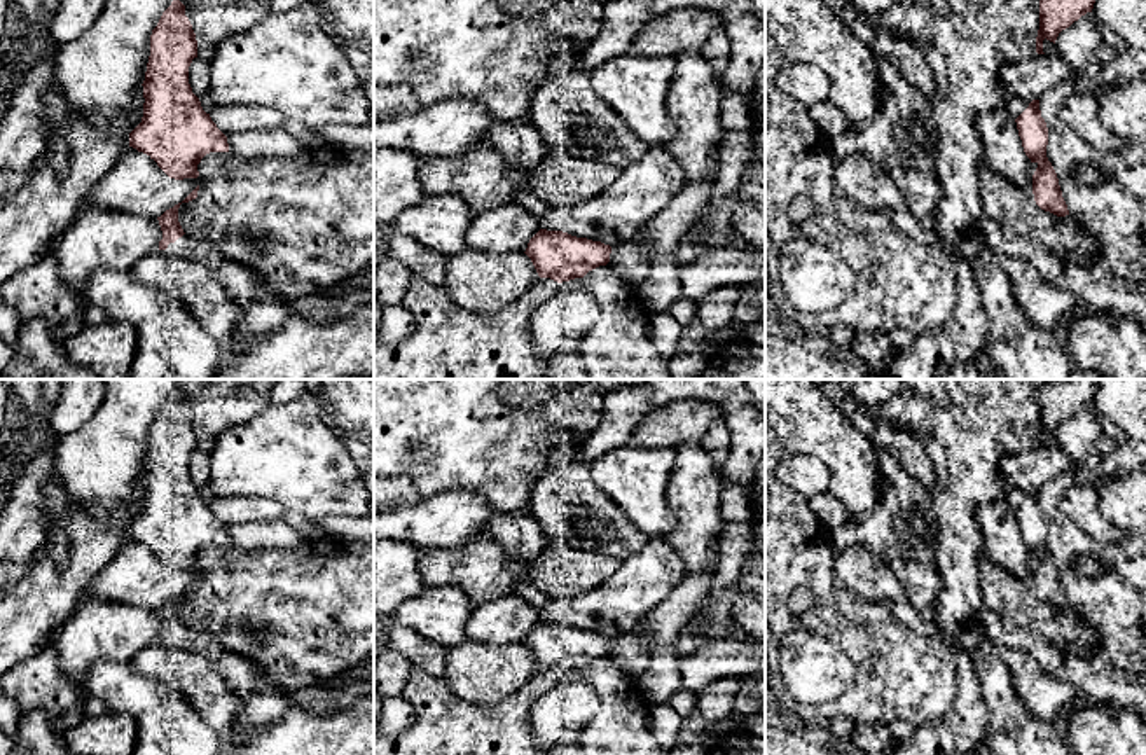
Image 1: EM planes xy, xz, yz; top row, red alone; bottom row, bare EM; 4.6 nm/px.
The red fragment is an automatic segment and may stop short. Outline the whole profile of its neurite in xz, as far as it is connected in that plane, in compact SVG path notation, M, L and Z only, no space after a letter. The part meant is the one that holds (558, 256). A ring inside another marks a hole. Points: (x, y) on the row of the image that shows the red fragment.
M540 229L524 252L540 278L557 283L583 278L589 271L610 262L611 246L563 231Z

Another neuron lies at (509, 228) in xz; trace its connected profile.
M508 203L473 215L465 241L468 250L500 255L526 252L540 231L540 220L517 203Z

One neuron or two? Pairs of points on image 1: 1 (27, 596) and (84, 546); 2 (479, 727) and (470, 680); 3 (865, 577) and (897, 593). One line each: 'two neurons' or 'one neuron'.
1: one neuron
2: two neurons
3: one neuron

